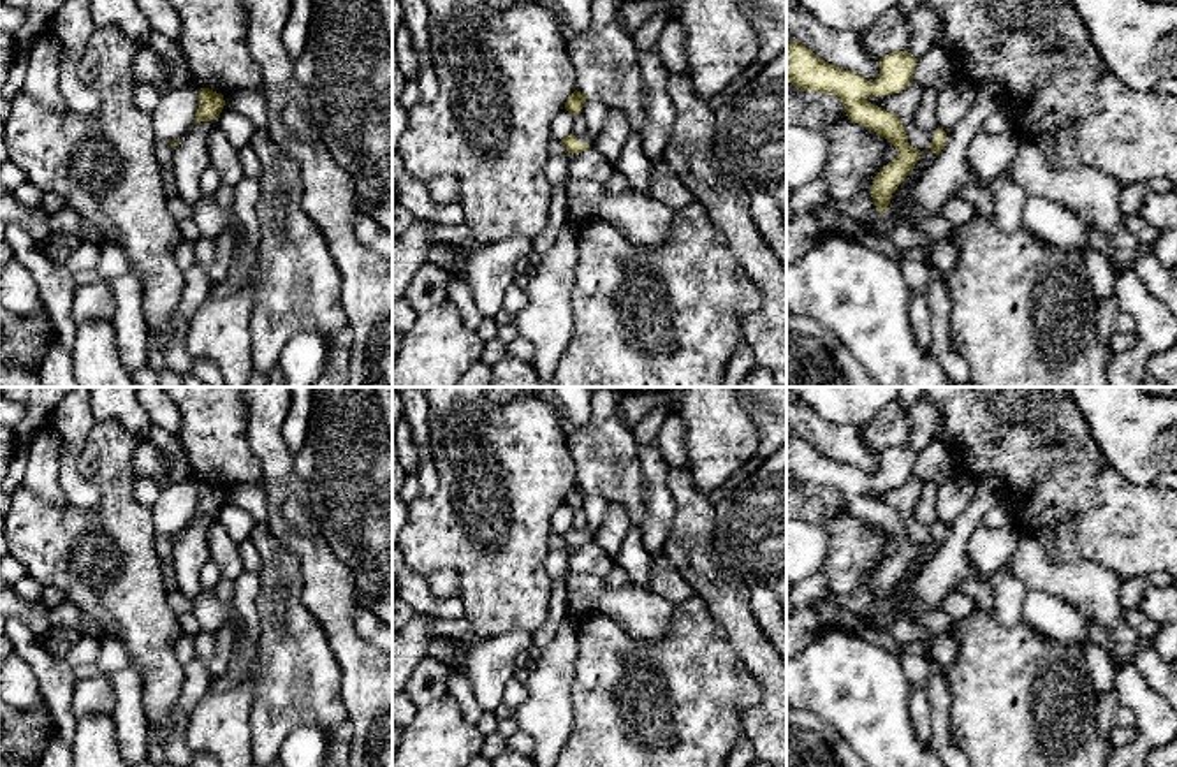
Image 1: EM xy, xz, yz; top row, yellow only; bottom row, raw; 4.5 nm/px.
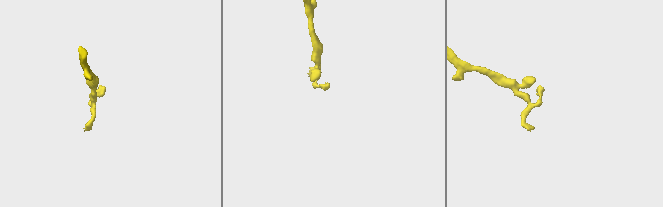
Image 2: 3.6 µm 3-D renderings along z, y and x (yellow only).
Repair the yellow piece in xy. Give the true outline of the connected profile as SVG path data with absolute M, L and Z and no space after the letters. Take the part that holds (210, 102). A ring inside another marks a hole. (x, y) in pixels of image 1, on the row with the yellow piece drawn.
M209 88L199 90L199 109L195 113L194 123L218 120L225 106L223 95Z

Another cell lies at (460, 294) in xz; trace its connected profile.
M442 269L436 271L445 273L449 278L447 301L457 308L464 325L475 331L484 317L475 308L473 296L464 276L457 271L442 271Z

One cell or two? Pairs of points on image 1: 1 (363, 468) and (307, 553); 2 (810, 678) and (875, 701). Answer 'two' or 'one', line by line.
1: two
2: one

